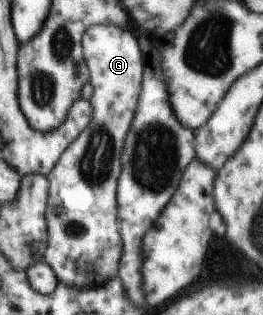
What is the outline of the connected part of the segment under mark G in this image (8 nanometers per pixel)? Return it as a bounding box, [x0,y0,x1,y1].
[43,25,144,287]

